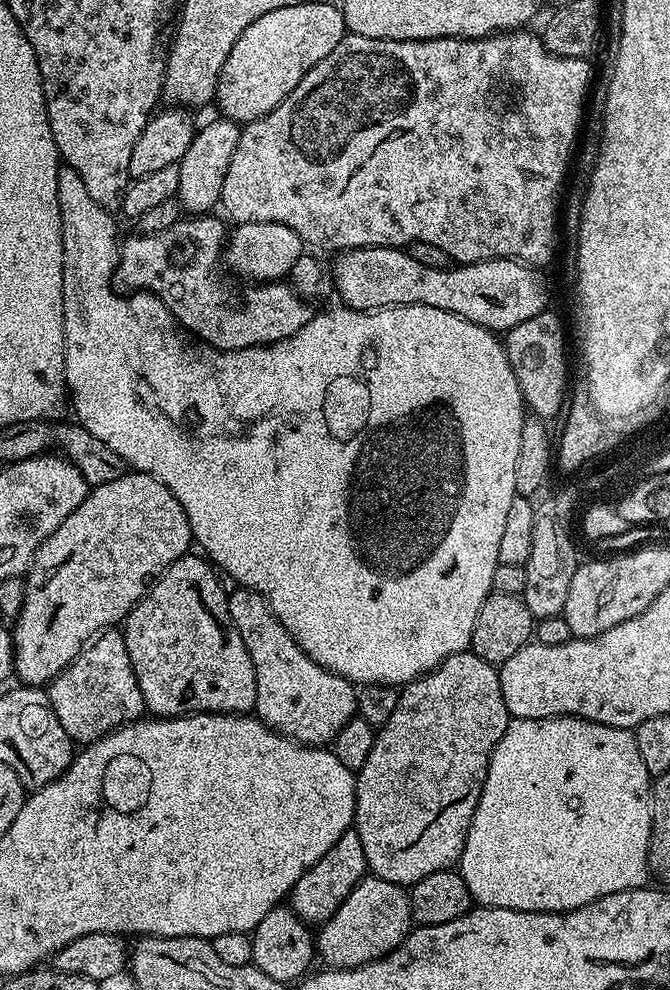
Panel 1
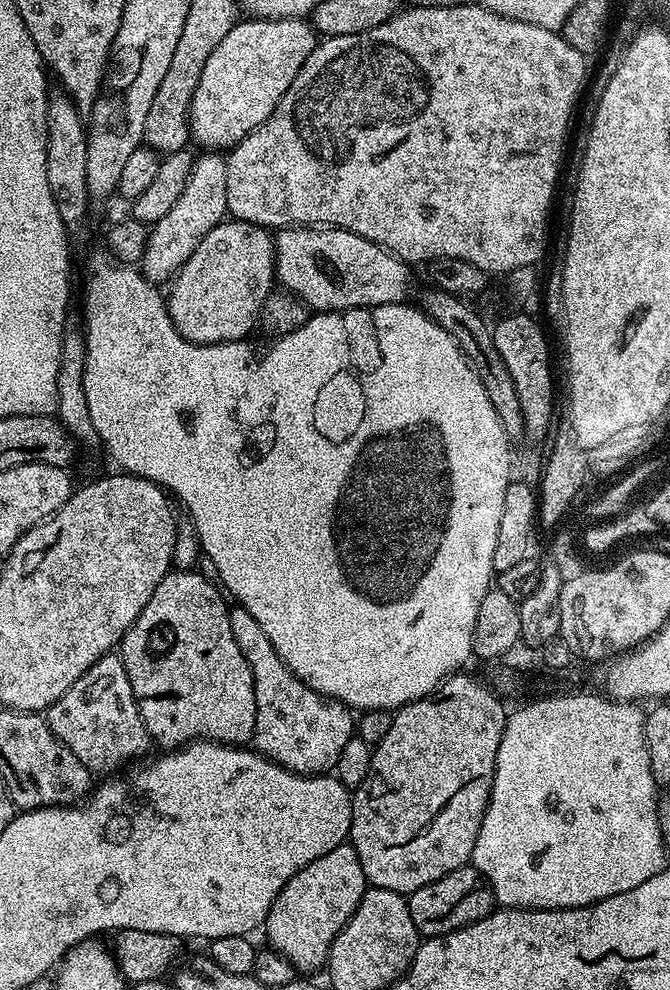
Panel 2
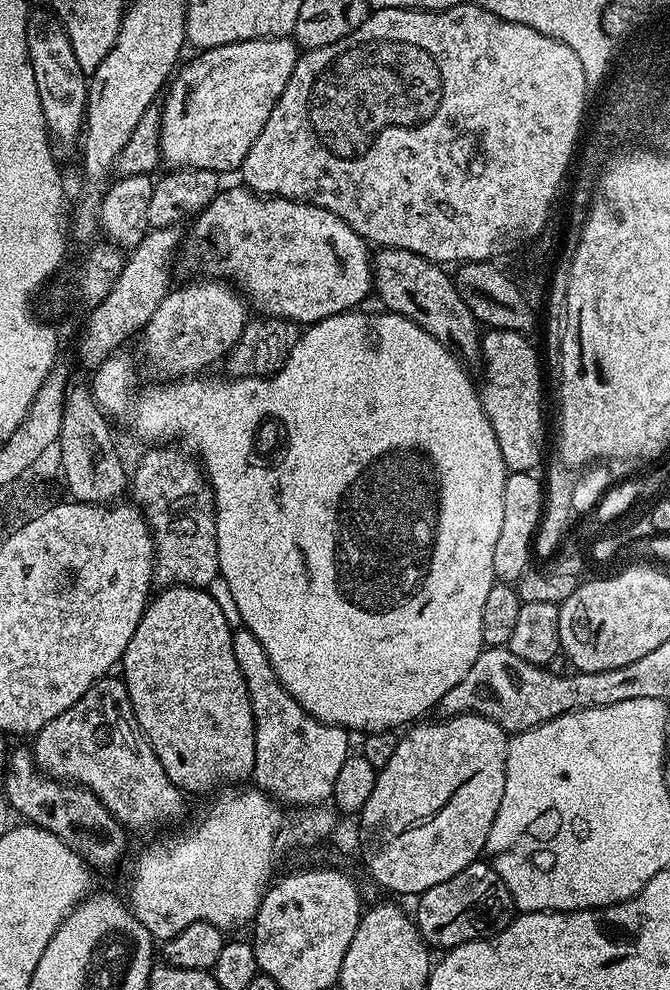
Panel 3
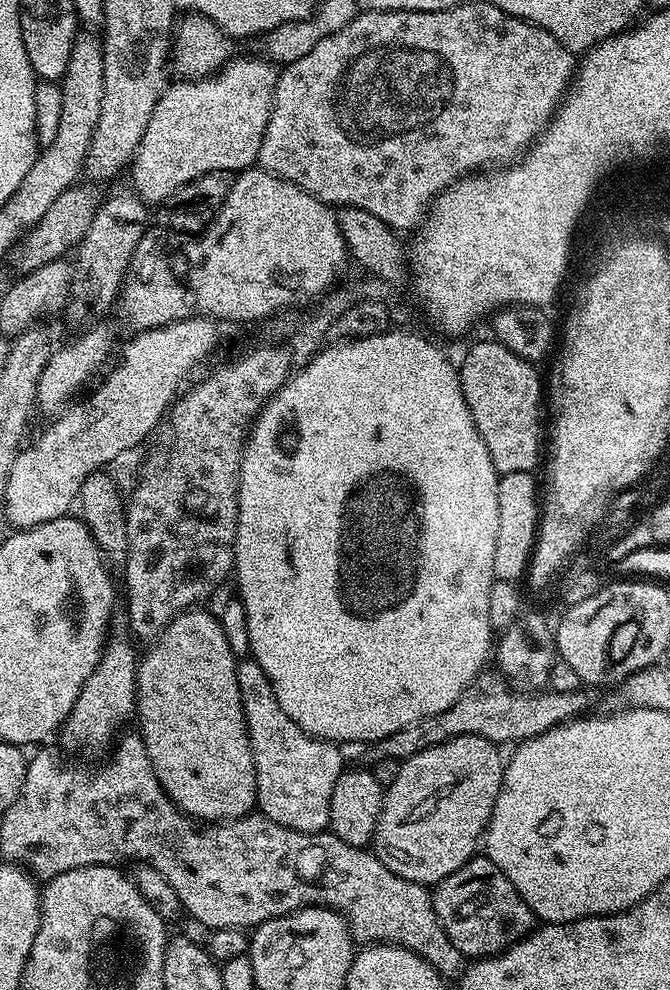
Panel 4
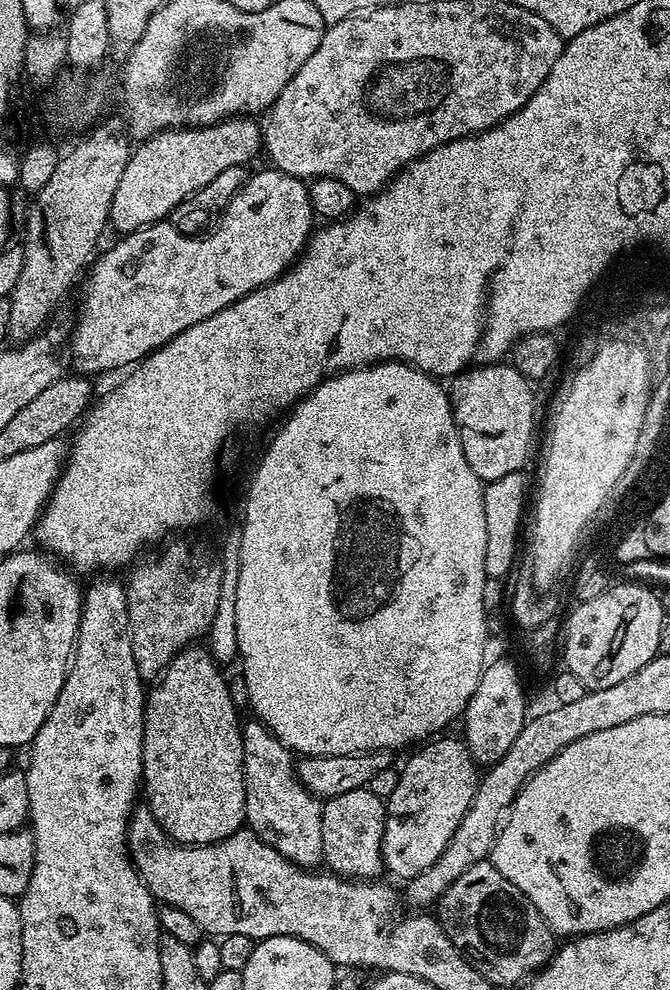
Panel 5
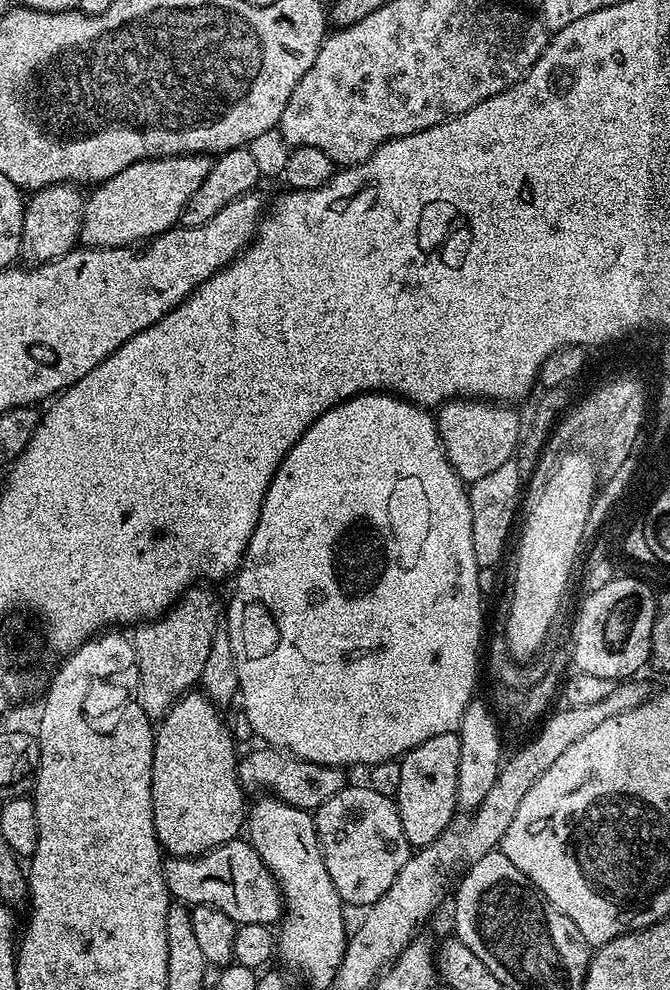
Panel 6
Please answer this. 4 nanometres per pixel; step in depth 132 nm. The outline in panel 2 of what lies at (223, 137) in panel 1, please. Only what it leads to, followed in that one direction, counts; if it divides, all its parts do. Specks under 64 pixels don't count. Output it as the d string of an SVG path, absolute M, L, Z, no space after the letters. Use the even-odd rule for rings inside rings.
M208 150L197 155L192 162L190 178L186 178L186 187L182 194L163 218L158 218L156 224L151 225L146 242L144 257L139 262L144 276L157 286L171 281L179 272L180 267L198 250L198 242L214 230L214 226L223 224L228 216L228 203L226 202L226 166L227 159L215 151Z

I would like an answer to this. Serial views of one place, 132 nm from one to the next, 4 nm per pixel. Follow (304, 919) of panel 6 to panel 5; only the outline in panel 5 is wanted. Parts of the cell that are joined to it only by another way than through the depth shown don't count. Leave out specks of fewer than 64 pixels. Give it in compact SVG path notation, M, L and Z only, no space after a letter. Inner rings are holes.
M256 718L245 719L242 731L246 790L244 819L247 827L300 867L312 868L319 865L324 858L320 813L322 804L296 776L297 761L294 759L292 749L287 748L265 724L261 724Z

